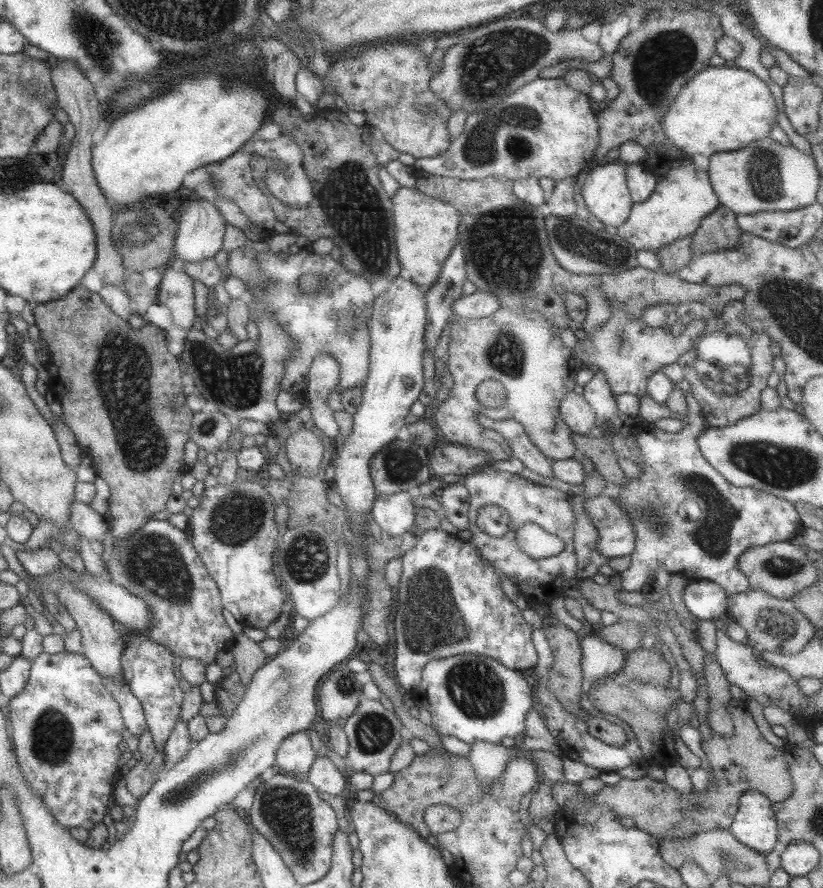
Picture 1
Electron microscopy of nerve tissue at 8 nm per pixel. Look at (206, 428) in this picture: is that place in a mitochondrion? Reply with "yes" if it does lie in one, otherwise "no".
yes

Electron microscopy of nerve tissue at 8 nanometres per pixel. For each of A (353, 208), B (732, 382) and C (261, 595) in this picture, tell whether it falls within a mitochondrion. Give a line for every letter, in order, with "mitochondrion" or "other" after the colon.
A: mitochondrion
B: mitochondrion
C: other

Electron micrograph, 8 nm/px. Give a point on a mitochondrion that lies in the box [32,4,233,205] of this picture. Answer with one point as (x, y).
(103, 45)

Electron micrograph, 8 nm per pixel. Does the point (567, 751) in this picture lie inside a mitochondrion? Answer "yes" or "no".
no

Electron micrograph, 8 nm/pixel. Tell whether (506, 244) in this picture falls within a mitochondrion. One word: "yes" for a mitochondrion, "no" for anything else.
yes

